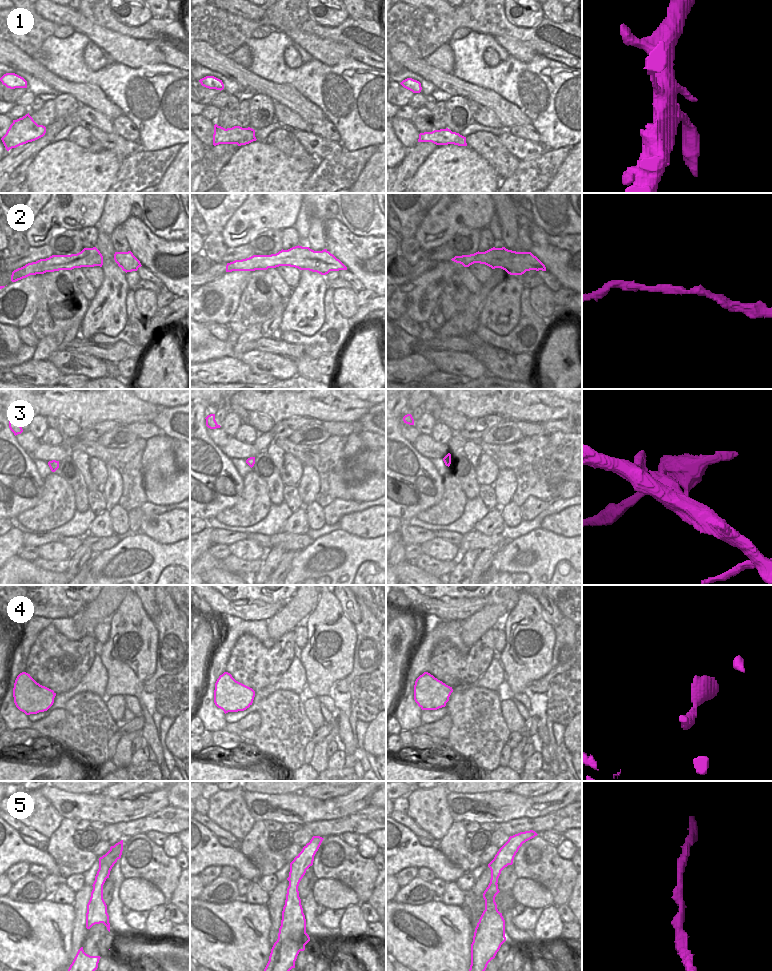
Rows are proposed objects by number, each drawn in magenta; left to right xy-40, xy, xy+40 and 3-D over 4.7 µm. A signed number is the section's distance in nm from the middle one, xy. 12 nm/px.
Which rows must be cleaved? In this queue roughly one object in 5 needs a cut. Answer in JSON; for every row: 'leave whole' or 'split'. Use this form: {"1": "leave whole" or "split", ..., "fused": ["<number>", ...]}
{"1": "leave whole", "2": "leave whole", "3": "split", "4": "split", "5": "leave whole", "fused": ["3", "4"]}

